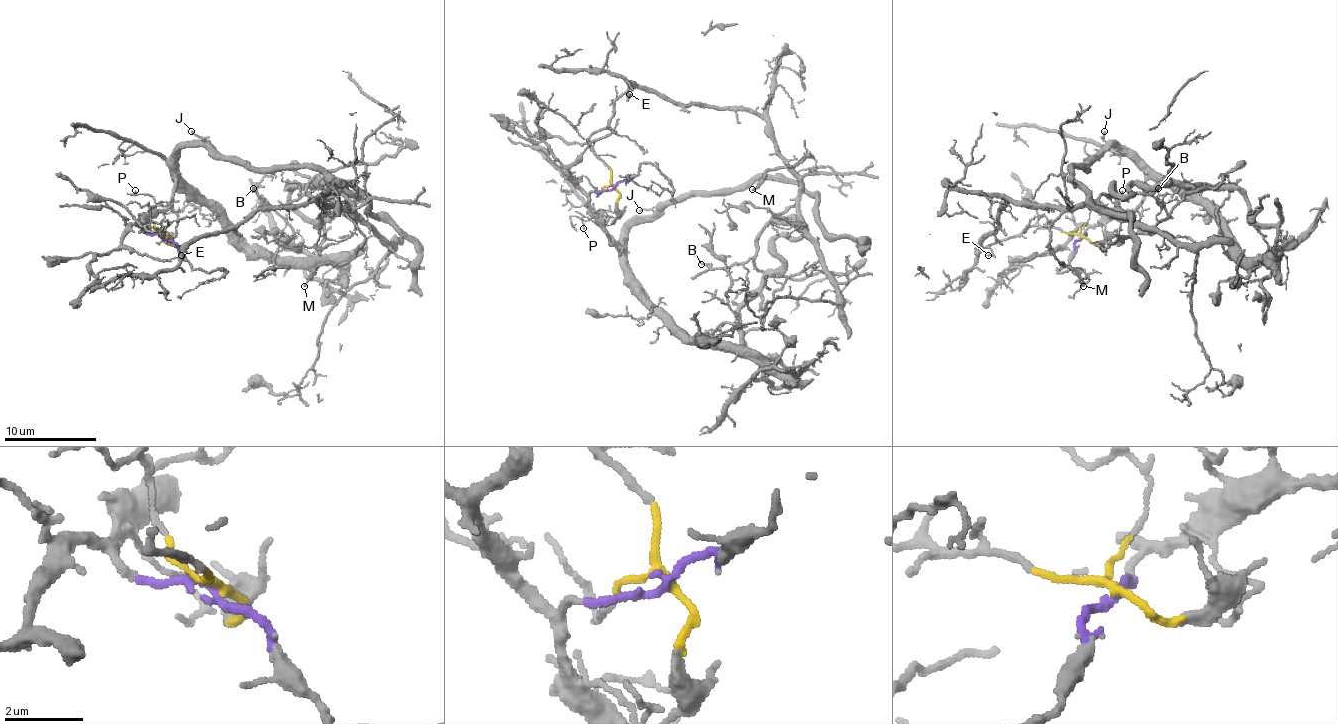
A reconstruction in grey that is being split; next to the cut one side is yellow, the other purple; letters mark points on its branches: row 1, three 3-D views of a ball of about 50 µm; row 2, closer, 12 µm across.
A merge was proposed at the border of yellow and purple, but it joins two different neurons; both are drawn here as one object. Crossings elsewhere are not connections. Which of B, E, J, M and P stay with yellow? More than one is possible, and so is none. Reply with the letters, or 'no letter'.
B, E, M

